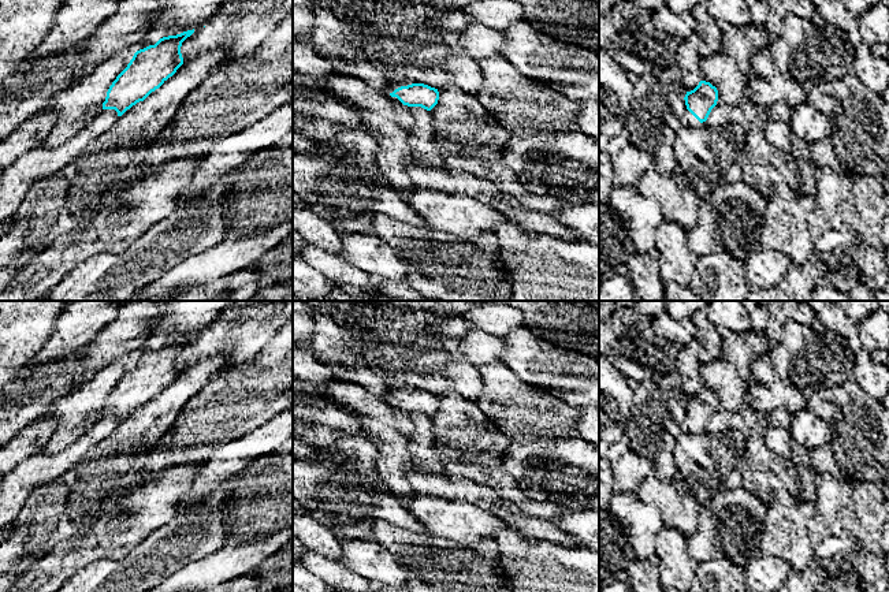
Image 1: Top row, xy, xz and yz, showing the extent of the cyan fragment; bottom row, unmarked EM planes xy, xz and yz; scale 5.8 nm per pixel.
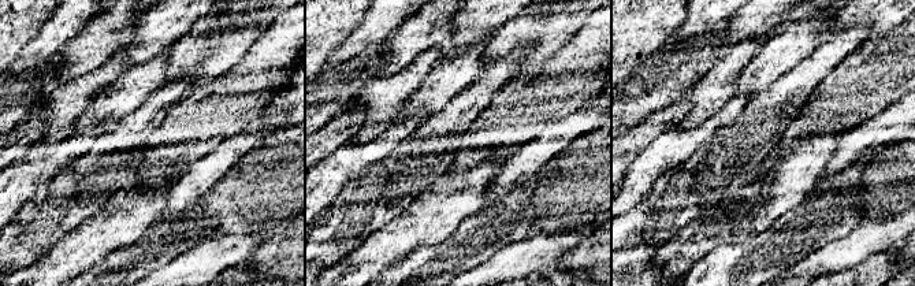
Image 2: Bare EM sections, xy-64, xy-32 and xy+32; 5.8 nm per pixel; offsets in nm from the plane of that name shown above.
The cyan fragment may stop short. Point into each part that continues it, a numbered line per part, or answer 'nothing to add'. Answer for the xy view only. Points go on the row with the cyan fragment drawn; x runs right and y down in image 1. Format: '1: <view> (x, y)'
nothing to add

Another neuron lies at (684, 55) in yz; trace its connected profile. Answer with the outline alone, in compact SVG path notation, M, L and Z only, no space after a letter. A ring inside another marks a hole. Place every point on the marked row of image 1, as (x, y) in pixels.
M695 37L685 38L673 45L670 52L670 60L678 67L684 89L687 92L693 90L702 81L702 56L698 52Z

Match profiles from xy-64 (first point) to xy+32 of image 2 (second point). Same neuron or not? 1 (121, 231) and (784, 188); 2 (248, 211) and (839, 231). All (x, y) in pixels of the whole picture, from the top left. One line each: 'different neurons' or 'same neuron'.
1: same neuron
2: different neurons

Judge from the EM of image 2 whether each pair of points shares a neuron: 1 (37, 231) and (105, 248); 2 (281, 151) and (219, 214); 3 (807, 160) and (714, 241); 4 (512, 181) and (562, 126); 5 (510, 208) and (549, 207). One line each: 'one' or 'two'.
1: two
2: one
3: one
4: one
5: two

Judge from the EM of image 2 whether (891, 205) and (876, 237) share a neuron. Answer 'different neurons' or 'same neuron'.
different neurons

